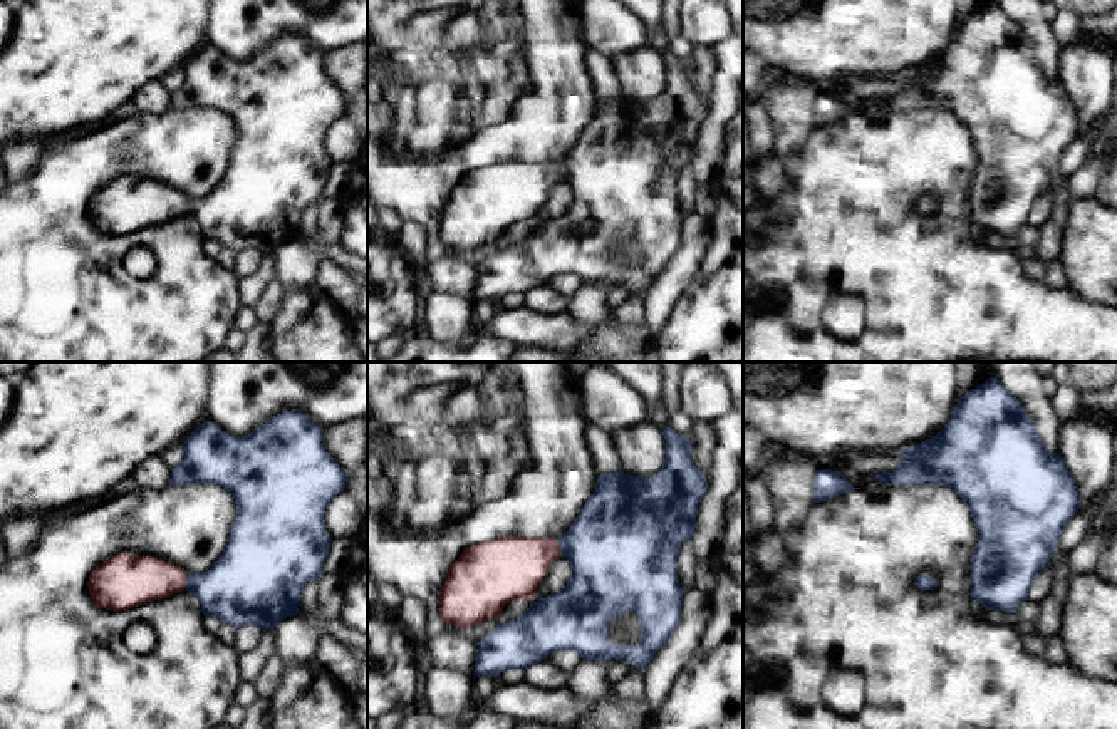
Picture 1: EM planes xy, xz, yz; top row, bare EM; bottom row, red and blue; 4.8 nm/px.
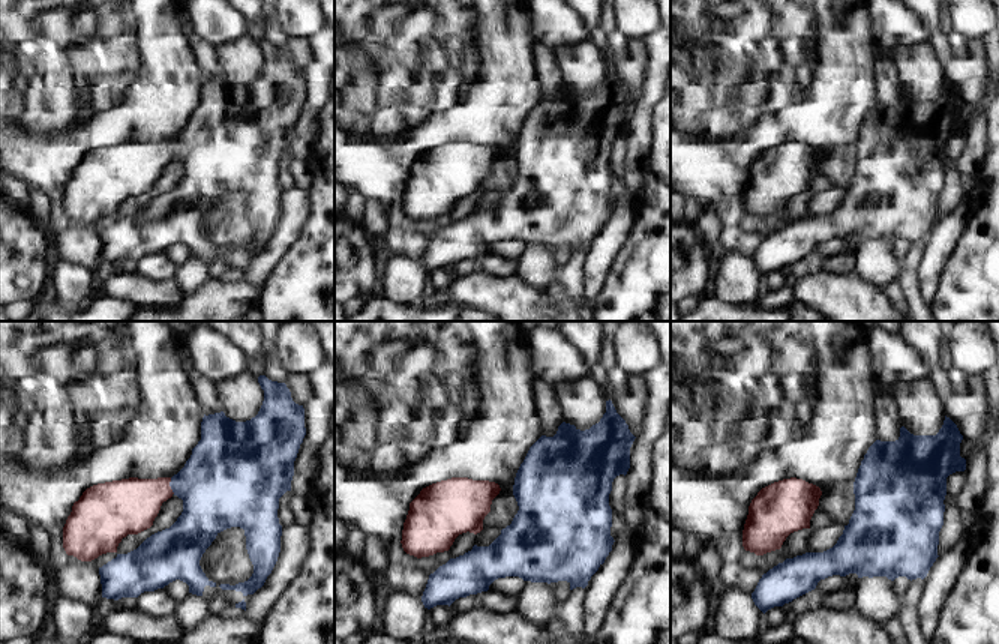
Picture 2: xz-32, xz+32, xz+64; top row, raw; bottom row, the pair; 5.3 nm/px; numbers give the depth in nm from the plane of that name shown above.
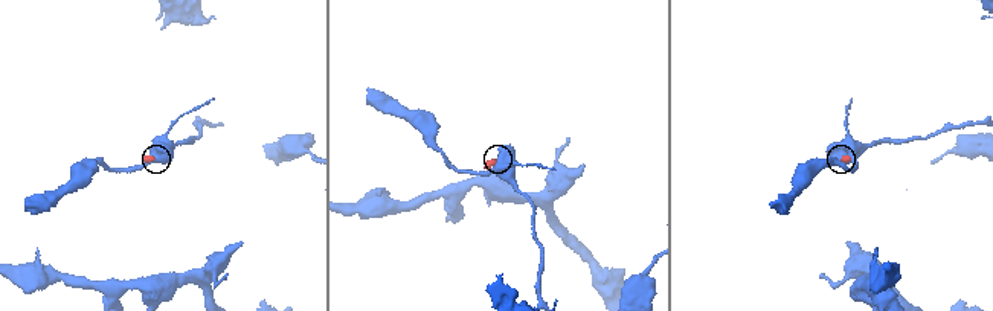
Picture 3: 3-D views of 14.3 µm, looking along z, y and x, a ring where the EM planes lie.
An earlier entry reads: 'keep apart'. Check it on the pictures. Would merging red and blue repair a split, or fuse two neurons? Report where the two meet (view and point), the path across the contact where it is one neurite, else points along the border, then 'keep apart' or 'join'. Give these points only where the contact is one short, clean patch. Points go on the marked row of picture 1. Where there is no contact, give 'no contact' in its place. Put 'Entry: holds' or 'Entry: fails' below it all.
meets red in xz at (557, 547); runs through xz (510, 568), (539, 552), (557, 547), (609, 545); join
Entry: fails

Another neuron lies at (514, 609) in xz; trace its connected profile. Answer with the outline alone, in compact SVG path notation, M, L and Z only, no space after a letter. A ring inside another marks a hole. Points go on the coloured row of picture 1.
M535 597L522 602L522 600L510 600L503 605L503 612L496 617L498 625L503 625L510 620L518 618L530 605L533 603Z

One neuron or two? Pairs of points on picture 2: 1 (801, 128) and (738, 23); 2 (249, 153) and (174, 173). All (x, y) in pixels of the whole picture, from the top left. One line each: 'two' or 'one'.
1: one
2: two

